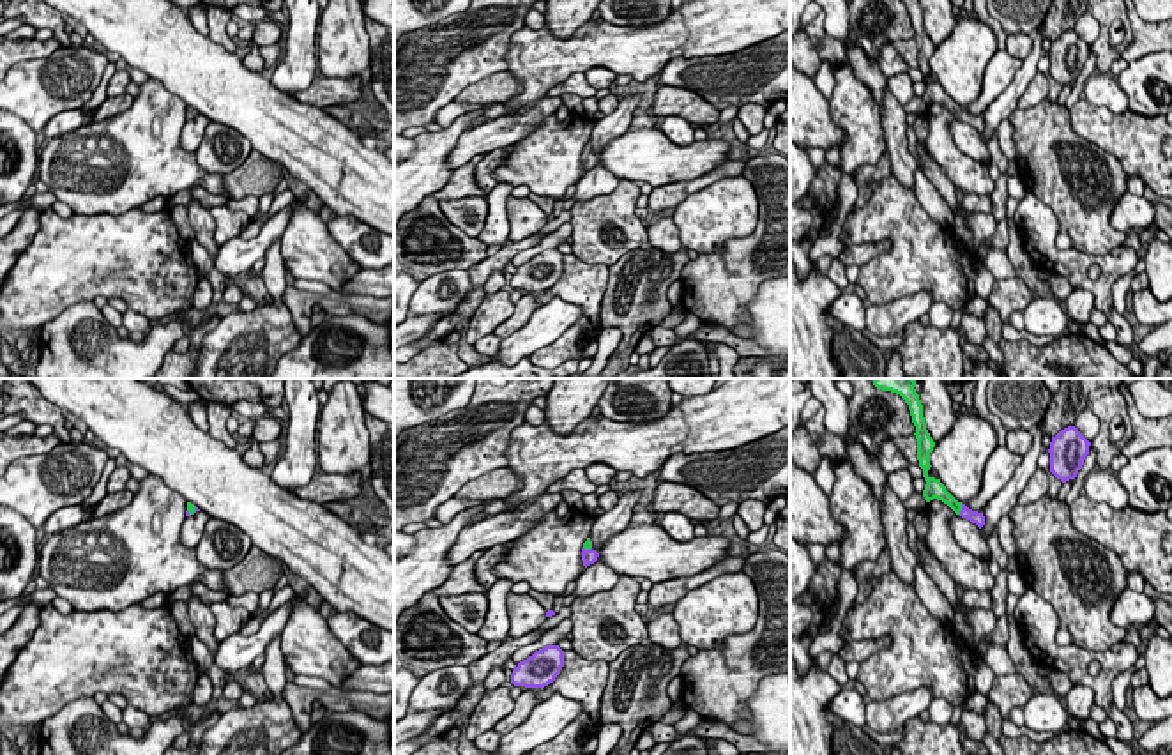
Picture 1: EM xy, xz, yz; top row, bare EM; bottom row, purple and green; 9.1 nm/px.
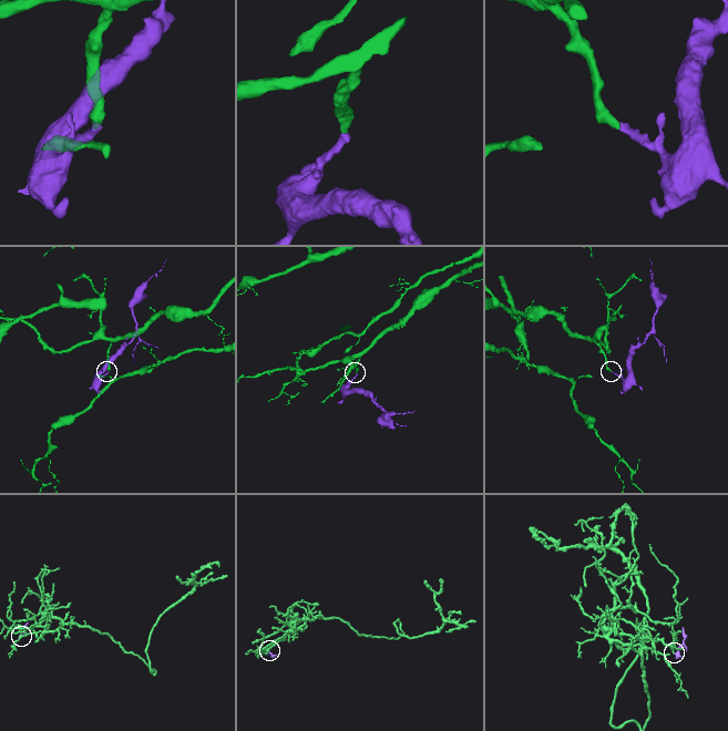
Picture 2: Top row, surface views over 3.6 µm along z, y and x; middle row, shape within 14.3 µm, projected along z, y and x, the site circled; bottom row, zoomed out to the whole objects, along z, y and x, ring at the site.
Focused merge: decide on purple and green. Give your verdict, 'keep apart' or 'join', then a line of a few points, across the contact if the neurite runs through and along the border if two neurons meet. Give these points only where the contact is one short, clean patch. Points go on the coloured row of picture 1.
join; line yz (974, 517), (962, 510), (941, 494)

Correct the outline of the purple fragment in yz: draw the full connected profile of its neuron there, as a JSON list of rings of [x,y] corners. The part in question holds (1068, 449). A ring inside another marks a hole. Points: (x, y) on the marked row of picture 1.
[[[1075,426],[1061,430],[1050,442],[1050,472],[1062,483],[1075,479],[1089,446],[1091,442]]]

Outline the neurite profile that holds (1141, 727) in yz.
[[[1131,684],[1126,688],[1126,704],[1124,704],[1123,713],[1128,716],[1130,723],[1133,727],[1133,737],[1137,741],[1156,725],[1154,721],[1144,721],[1135,714]]]

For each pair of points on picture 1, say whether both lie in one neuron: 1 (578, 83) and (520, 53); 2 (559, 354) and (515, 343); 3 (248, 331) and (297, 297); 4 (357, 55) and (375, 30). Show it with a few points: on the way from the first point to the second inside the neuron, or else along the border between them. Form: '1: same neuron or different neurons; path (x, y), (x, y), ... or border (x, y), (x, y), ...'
1: different neurons; border (584, 71), (571, 73), (545, 96)
2: different neurons; border (573, 324), (550, 343), (529, 354)
3: different neurons; border (285, 287), (283, 303), (294, 327), (303, 336)
4: different neurons; border (363, 18), (368, 36), (370, 80)

